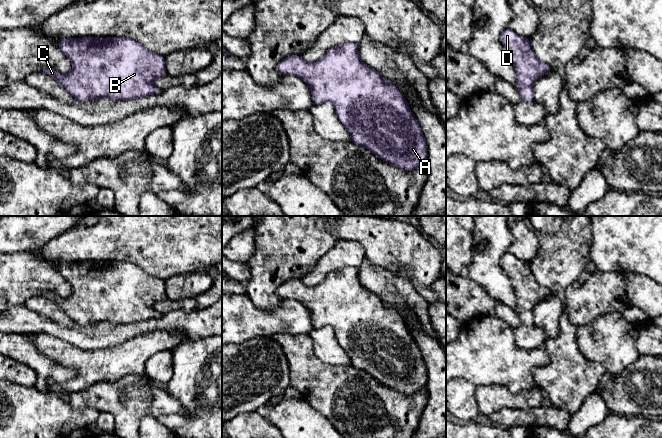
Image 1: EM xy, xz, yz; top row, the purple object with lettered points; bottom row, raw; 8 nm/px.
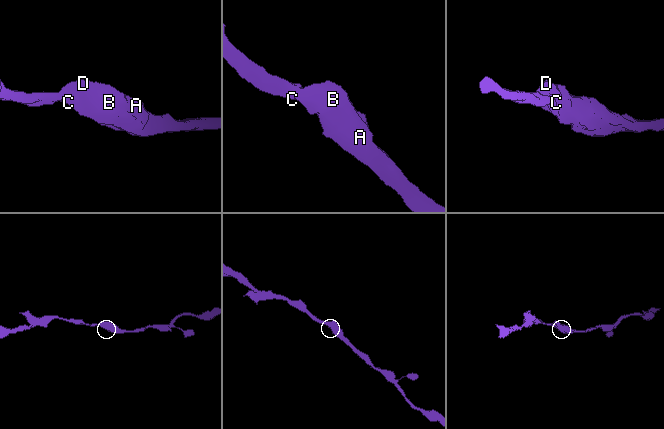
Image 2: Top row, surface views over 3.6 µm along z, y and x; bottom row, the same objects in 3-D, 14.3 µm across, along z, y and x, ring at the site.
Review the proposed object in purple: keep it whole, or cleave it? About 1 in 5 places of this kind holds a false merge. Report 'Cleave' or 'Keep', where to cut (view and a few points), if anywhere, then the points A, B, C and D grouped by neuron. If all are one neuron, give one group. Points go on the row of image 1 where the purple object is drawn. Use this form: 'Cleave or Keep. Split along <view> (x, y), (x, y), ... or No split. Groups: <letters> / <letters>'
Keep. No split. Groups: A B C D

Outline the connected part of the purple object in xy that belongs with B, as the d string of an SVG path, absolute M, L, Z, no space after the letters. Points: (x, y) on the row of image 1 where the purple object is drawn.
M81 37L62 39L58 48L70 60L72 70L67 74L43 69L60 83L76 100L95 99L134 100L159 93L154 81L167 74L165 57L149 51L140 42L119 37Z

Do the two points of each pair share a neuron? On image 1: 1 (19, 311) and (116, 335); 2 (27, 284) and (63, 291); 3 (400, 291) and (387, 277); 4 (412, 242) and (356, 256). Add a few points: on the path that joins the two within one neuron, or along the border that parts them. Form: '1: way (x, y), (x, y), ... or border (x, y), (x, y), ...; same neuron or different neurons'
1: way (43, 325), (65, 333), (92, 336); same neuron
2: way (36, 284), (54, 284); same neuron
3: way (397, 288), (389, 280); same neuron
4: border (345, 240), (357, 241), (363, 247), (365, 257); different neurons

